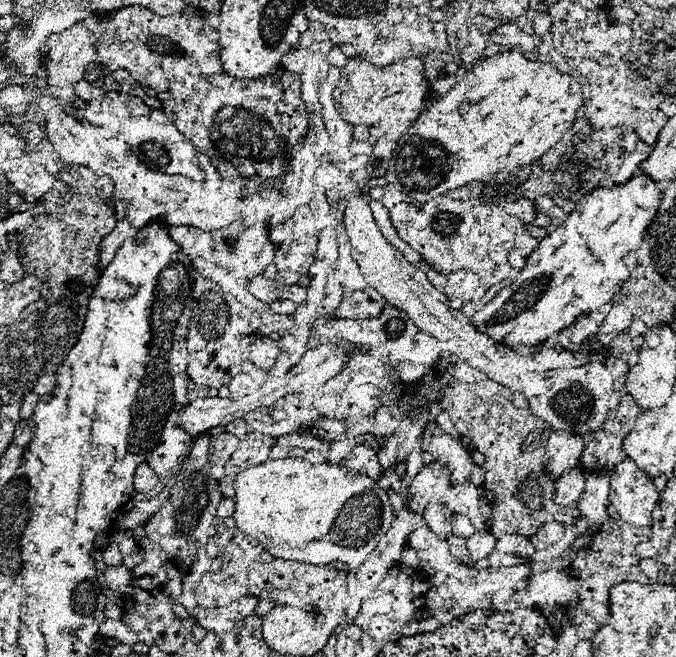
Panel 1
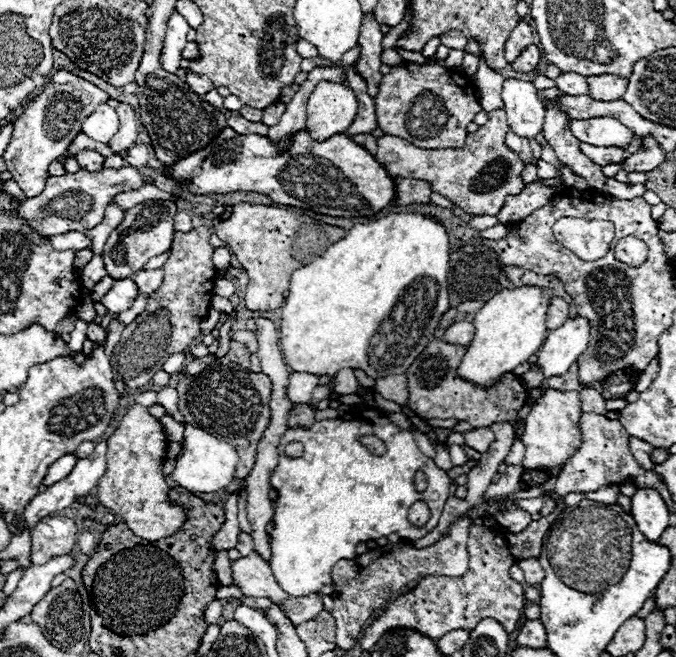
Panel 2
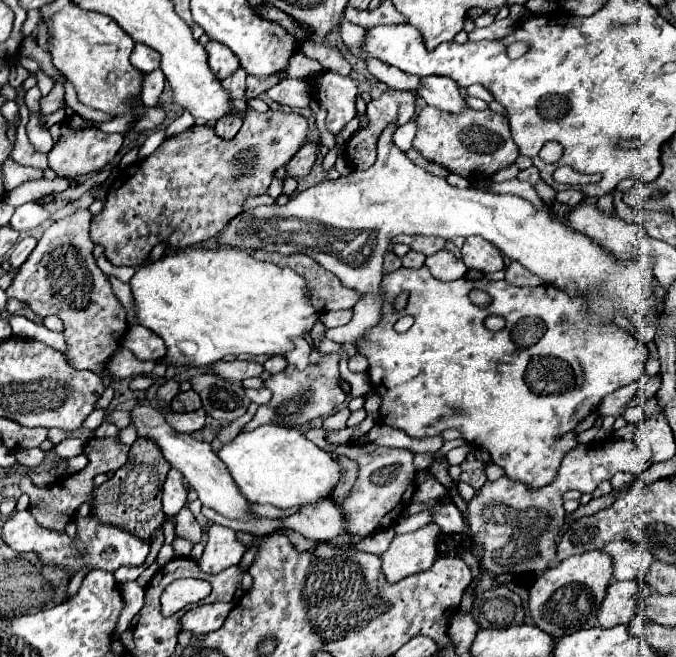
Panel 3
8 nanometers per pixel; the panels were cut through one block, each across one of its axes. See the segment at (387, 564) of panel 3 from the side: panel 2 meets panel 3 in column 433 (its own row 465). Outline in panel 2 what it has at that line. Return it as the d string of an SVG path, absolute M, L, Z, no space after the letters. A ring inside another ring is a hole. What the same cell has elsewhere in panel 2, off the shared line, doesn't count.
M548 388L546 394L532 404L532 412L524 418L524 432L520 440L526 446L526 458L524 468L534 470L548 470L550 474L560 474L562 466L568 462L570 456L580 448L580 394L576 390L572 392L560 392Z

